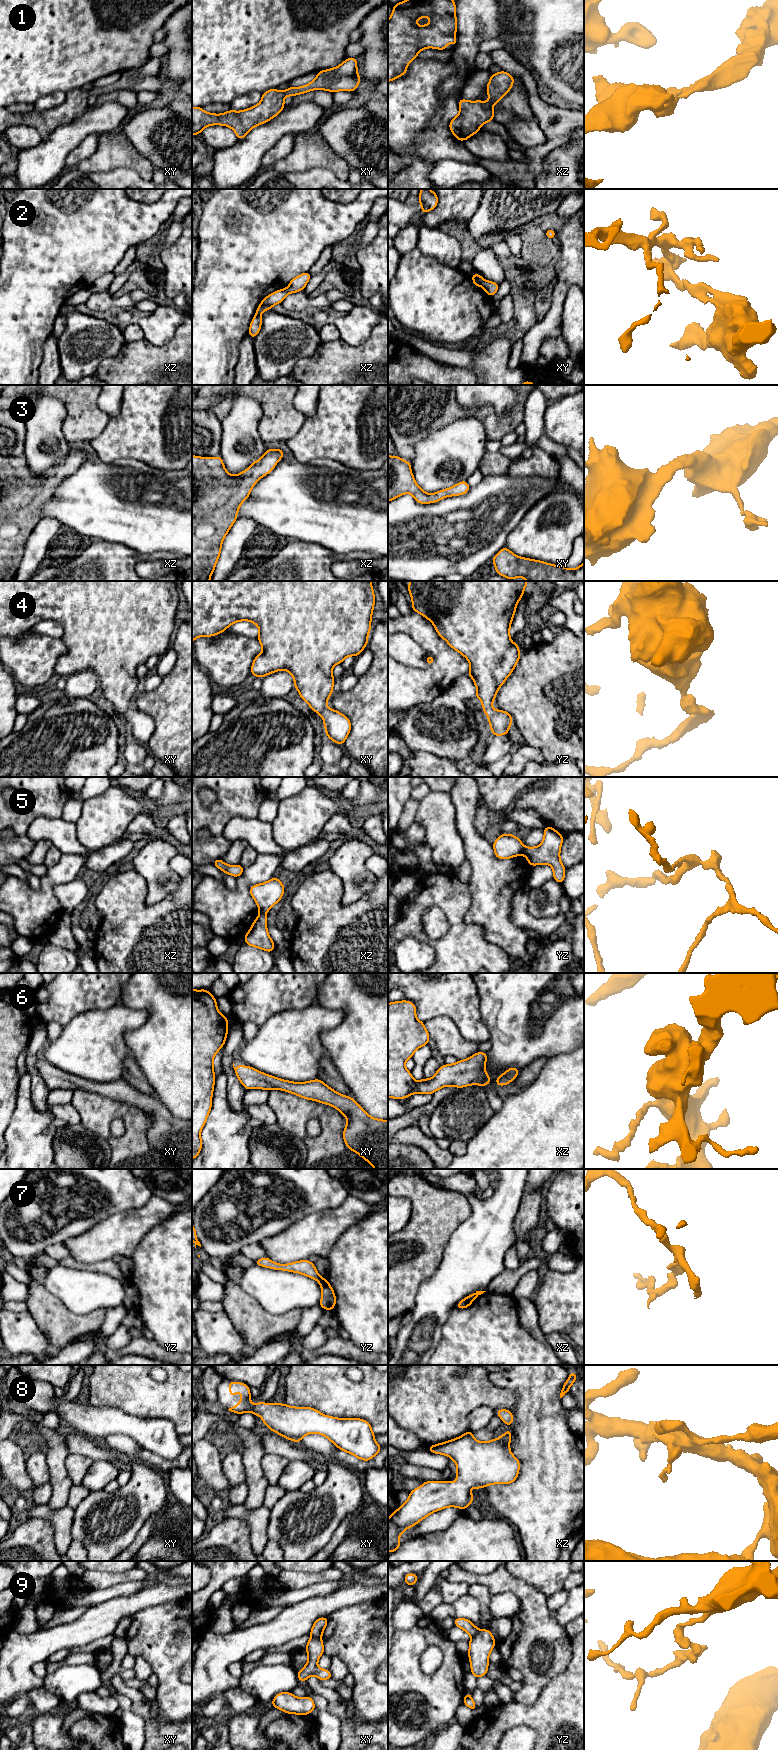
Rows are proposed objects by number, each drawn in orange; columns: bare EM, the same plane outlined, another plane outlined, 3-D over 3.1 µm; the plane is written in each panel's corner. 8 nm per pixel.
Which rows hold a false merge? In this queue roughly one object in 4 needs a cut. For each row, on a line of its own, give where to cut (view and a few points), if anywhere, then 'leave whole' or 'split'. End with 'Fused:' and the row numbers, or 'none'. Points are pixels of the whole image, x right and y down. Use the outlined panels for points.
1: cut none; leave whole
2: cut xy (484, 280), (481, 286); split
3: cut none; leave whole
4: cut none; leave whole
5: cut yz (526, 847), (523, 854); split
6: cut none; leave whole
7: cut yz (323, 1278), (319, 1282); split
8: cut none; leave whole
9: cut xy (311, 1635), (320, 1638); split
Fused: 2, 5, 7, 9

